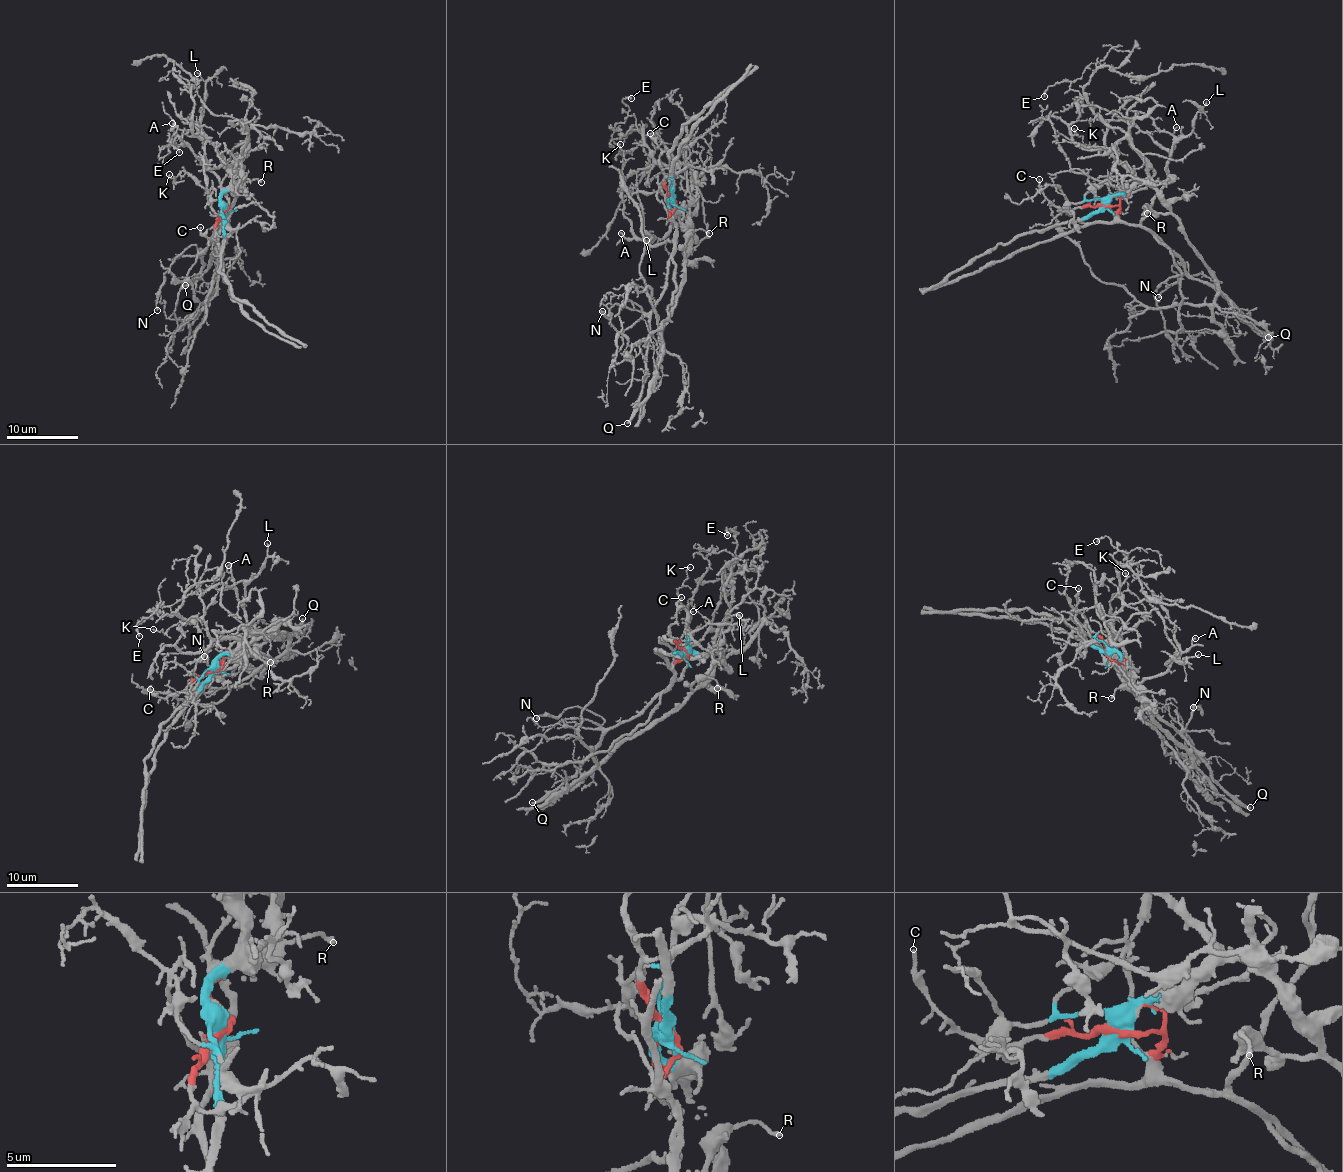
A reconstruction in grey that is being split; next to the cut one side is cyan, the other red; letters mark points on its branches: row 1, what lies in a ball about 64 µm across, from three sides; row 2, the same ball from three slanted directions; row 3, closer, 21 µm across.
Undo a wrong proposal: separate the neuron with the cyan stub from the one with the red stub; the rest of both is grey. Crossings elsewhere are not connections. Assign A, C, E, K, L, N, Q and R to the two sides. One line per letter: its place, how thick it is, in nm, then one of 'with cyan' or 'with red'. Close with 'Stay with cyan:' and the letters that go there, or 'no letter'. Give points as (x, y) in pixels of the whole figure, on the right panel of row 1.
A: place (1176, 127); calibre 110 nm; with red
C: place (1039, 179); calibre 140 nm; with red
E: place (1044, 96); calibre 130 nm; with cyan
K: place (1074, 128); calibre 100 nm; with red
L: place (1206, 102); calibre 120 nm; with red
N: place (1158, 297); calibre 130 nm; with red
Q: place (1268, 337); calibre 240 nm; with red
R: place (1147, 213); calibre 170 nm; with cyan
Stay with cyan: E, R

